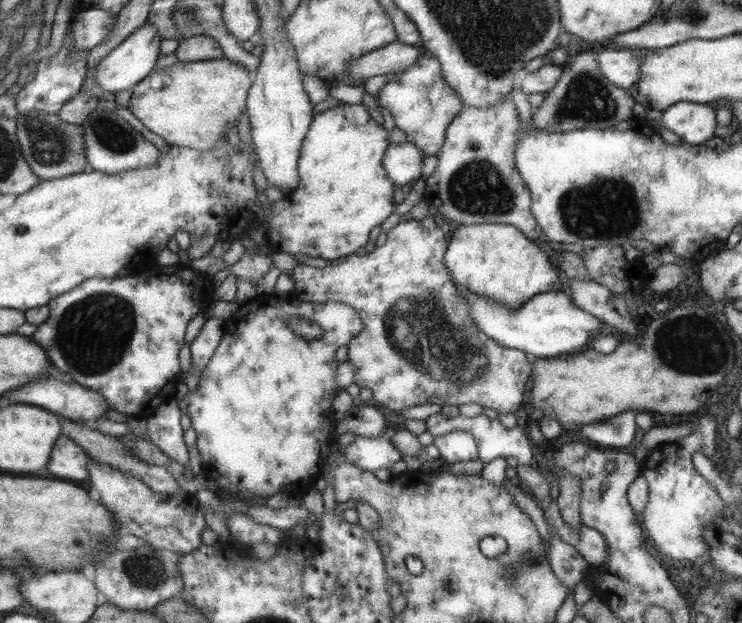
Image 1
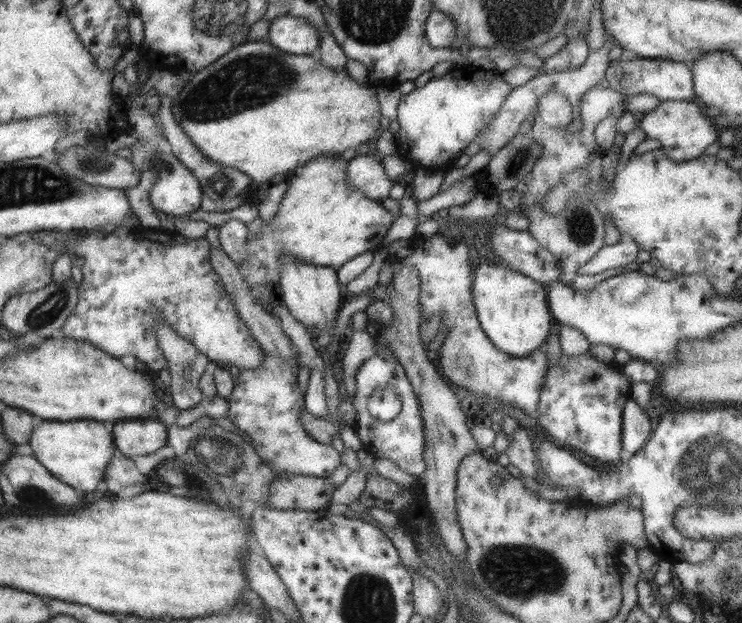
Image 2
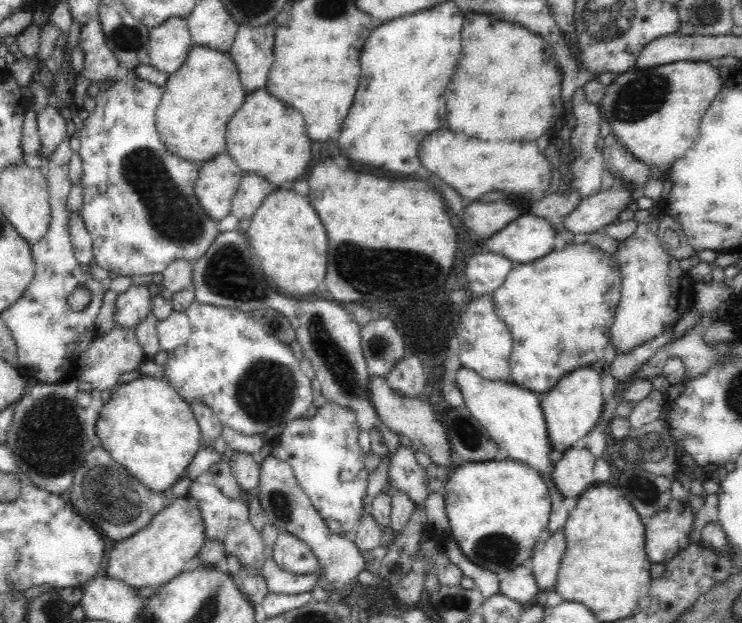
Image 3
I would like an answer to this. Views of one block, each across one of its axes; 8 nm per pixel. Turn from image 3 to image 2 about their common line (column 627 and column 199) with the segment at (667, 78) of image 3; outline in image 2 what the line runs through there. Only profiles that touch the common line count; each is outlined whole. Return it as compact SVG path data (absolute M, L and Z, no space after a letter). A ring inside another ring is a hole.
M247 41L233 46L221 59L207 64L205 68L197 72L191 72L190 79L182 84L179 94L171 99L171 113L175 123L183 128L183 133L189 137L189 141L207 157L207 159L220 164L221 166L229 166L243 172L252 178L254 185L265 185L269 180L280 176L285 172L290 172L299 164L307 162L309 158L317 158L317 156L333 156L333 154L341 154L347 148L355 148L360 144L366 144L369 140L376 140L377 130L379 130L379 102L377 101L376 90L378 86L369 82L369 80L357 84L357 82L349 76L345 67L329 69L323 65L315 55L293 55L279 51L277 48L271 47L267 41Z

